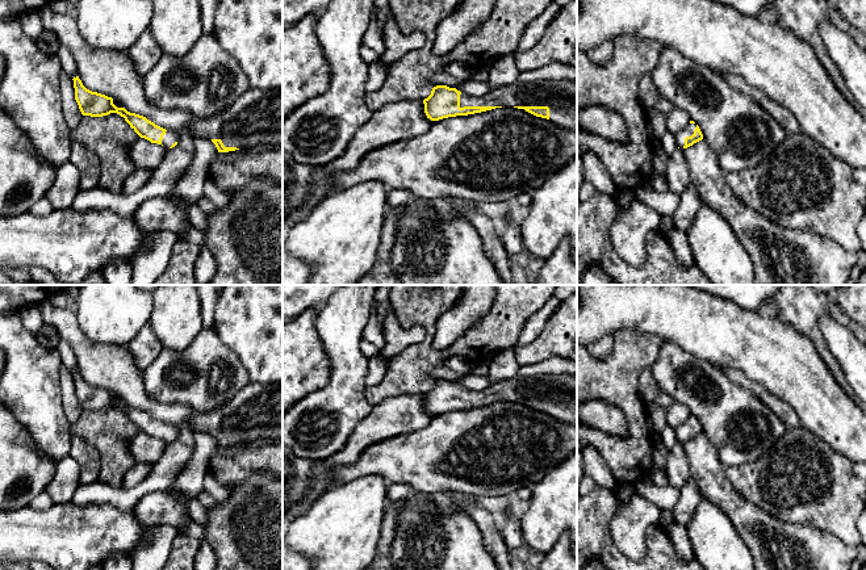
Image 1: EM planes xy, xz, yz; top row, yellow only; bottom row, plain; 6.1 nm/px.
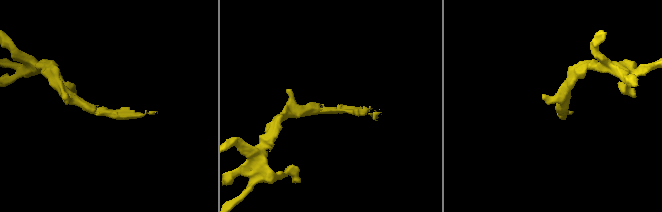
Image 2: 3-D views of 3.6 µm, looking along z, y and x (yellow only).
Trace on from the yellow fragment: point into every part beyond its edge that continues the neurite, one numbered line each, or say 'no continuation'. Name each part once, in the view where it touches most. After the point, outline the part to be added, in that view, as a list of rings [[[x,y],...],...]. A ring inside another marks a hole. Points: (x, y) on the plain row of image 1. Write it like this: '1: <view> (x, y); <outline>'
1: xz (560, 390); [[[515,376],[481,391],[460,389],[464,401],[548,401],[549,415],[577,426],[577,376]]]

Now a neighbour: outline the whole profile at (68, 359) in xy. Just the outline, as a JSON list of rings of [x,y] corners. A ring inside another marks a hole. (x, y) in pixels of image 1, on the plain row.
[[[59,339],[57,351],[60,356],[62,364],[71,372],[79,370],[76,355],[70,345],[70,343],[64,339]]]

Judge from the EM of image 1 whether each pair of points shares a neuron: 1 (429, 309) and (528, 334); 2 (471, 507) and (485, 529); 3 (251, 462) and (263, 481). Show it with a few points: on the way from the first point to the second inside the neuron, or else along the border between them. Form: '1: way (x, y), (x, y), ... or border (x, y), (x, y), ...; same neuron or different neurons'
1: border (539, 307), (526, 321), (515, 344); different neurons
2: way (476, 512), (485, 524); same neuron
3: border (268, 470), (254, 470), (239, 483), (230, 487); different neurons

